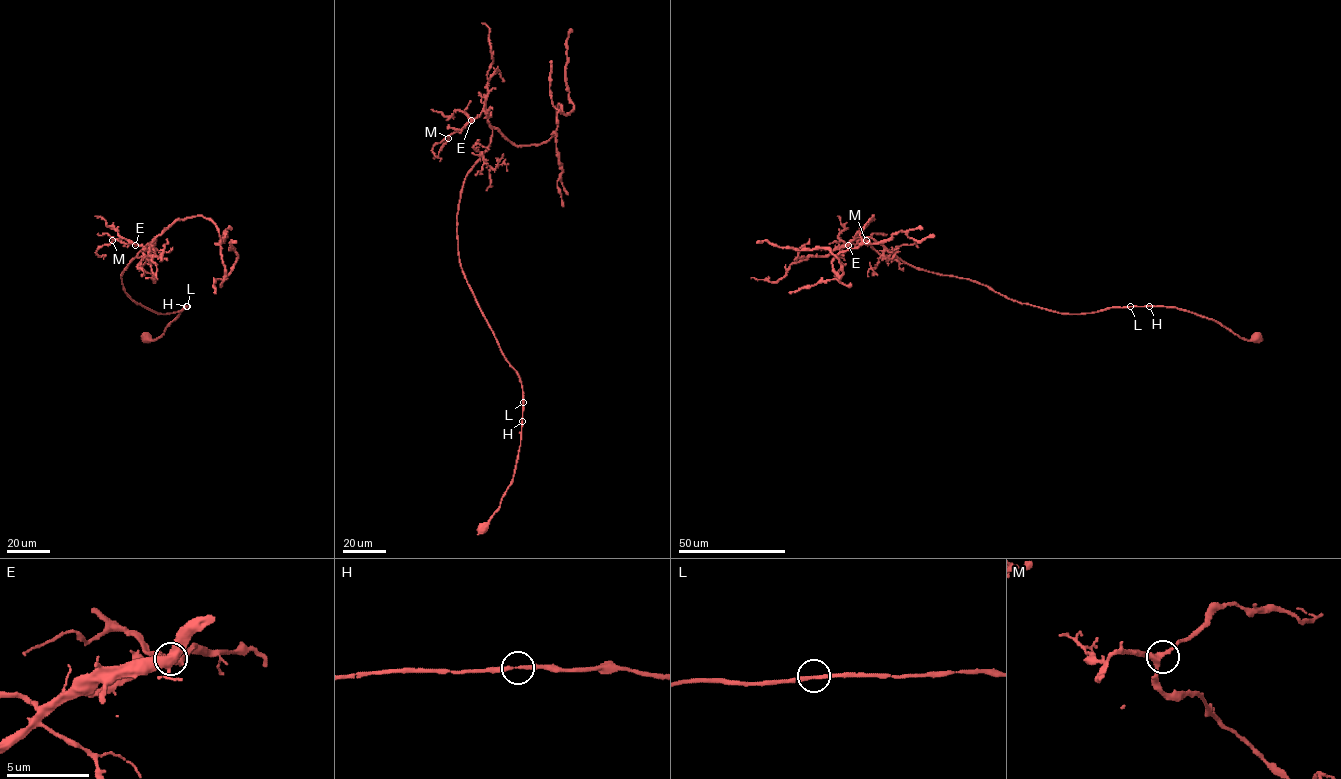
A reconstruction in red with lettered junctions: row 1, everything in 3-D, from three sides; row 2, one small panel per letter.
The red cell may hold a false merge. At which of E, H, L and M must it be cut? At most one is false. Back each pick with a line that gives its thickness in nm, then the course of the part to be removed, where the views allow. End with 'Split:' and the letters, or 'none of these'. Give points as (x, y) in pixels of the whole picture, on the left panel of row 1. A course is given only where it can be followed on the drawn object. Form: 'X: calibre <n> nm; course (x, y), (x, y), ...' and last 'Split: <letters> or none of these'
Split: none of these

